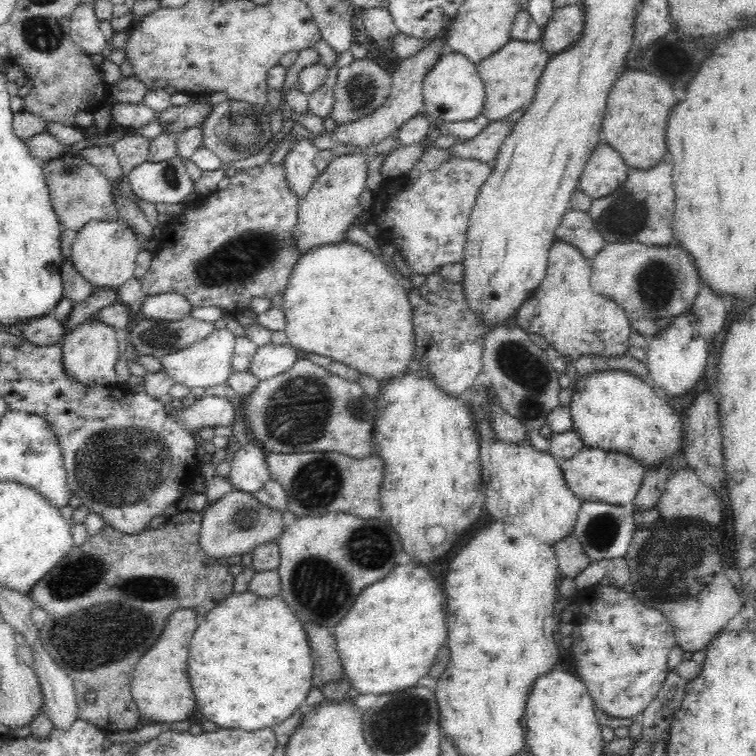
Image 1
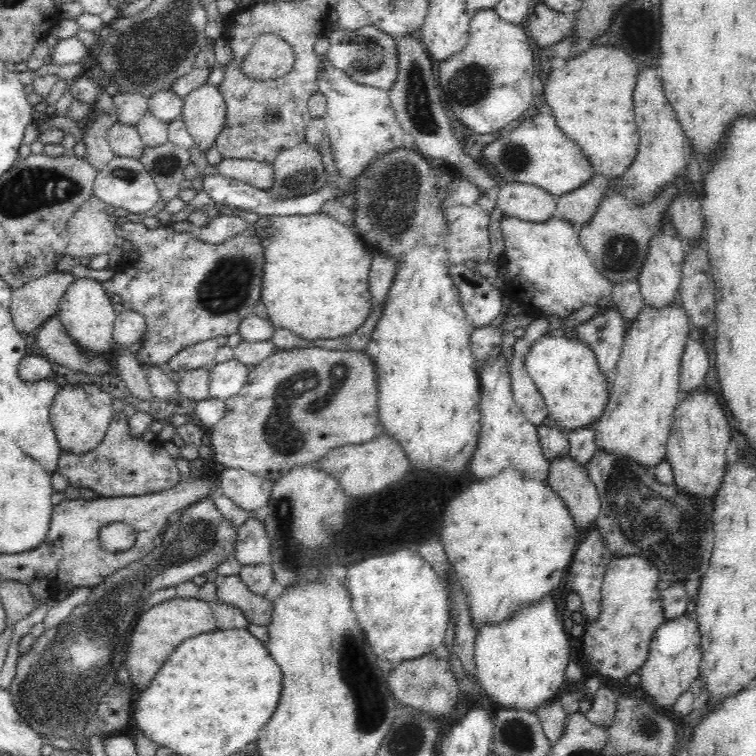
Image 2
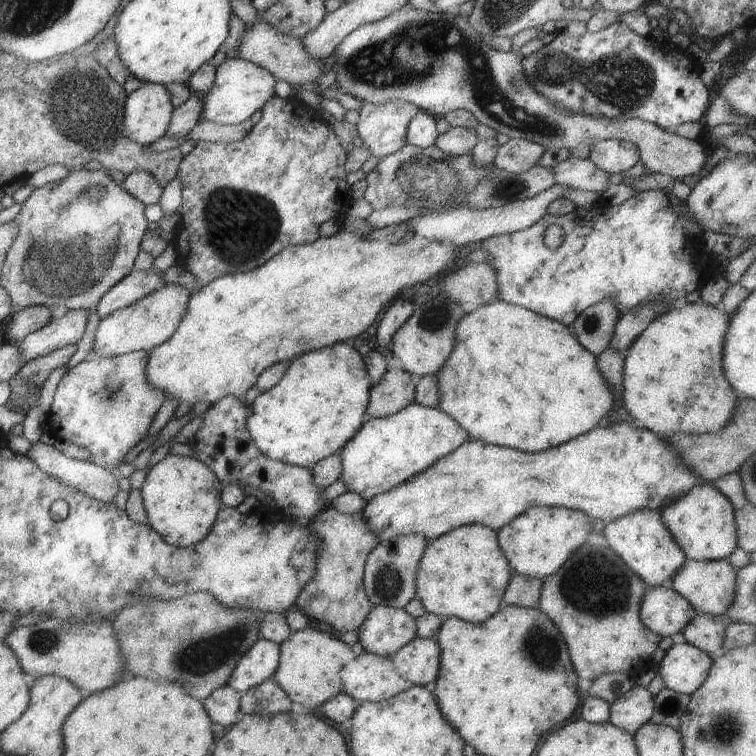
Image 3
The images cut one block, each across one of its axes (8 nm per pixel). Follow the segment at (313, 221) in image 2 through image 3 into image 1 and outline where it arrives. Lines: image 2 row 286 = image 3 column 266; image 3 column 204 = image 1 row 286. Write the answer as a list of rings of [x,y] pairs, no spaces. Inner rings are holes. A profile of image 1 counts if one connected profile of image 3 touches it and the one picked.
[[[351,241],[310,248],[299,256],[283,290],[281,310],[286,318],[285,333],[289,344],[300,352],[328,356],[347,364],[379,382],[405,373],[413,366],[416,345],[409,291],[400,286],[397,279],[398,275],[381,257]]]

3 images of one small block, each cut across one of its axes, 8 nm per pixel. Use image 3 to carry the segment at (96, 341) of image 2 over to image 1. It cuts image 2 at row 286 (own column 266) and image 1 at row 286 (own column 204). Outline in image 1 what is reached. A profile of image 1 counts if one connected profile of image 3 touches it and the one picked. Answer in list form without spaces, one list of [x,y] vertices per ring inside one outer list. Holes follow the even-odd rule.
[[[90,221],[77,232],[70,257],[79,272],[95,288],[118,288],[134,277],[135,260],[141,246],[136,232],[129,225],[117,221]]]

